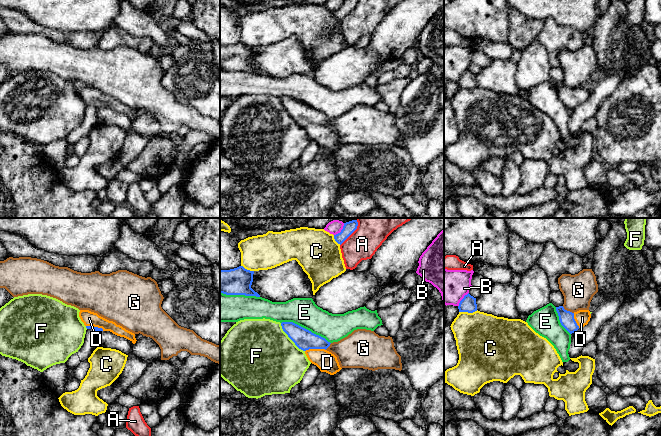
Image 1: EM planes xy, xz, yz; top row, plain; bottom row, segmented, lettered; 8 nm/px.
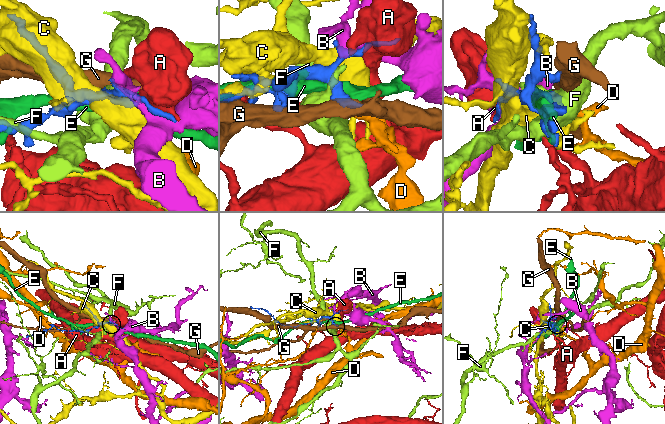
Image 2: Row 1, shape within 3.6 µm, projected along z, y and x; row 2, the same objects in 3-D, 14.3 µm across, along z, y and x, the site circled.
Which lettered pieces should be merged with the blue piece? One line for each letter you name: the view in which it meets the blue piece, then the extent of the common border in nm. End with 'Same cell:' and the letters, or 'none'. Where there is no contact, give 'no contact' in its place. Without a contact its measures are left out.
D: meets blue in xz; contact 170 nm long
Same cell: D

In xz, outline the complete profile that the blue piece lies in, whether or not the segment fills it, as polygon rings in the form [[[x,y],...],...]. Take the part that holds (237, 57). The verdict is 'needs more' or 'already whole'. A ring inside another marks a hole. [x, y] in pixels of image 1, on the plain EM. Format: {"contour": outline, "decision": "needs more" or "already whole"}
{"contour": [[[243,42],[230,46],[220,46],[220,69],[260,73],[251,64],[253,50],[254,47],[247,46]]], "decision": "already whole"}

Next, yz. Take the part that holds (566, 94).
{"contour": [[[563,82],[556,83],[561,101],[570,109],[574,109],[579,104],[588,100],[591,94],[589,86],[579,86],[570,88],[564,85]]], "decision": "needs more"}

